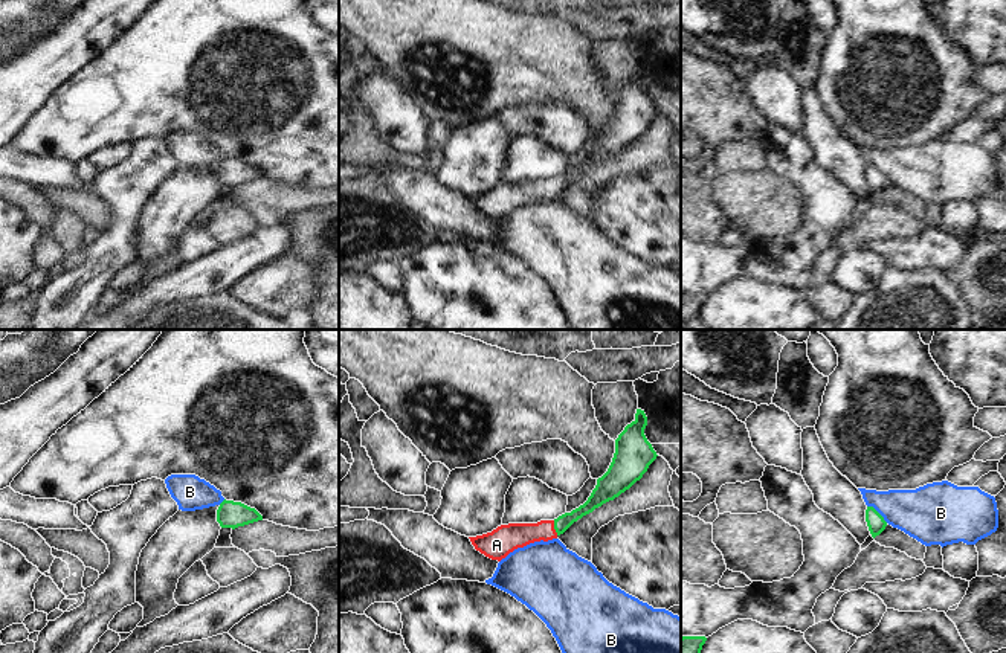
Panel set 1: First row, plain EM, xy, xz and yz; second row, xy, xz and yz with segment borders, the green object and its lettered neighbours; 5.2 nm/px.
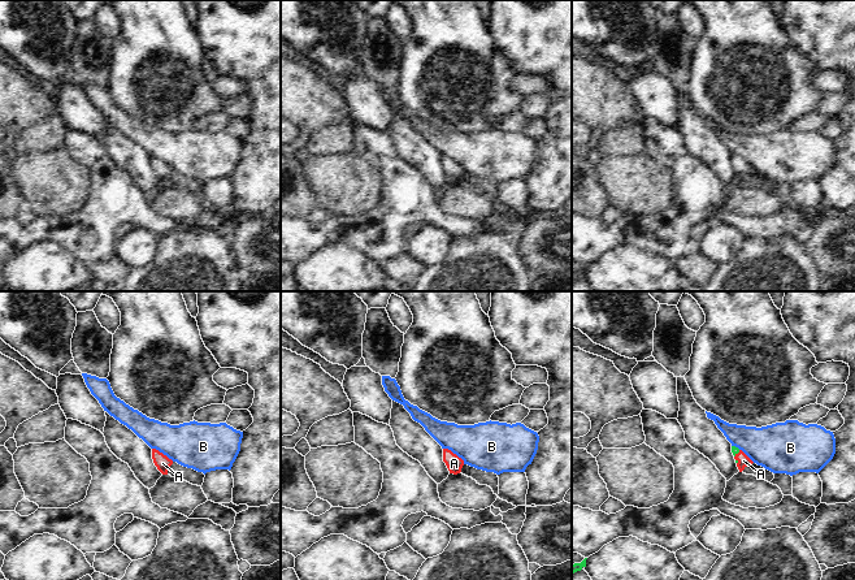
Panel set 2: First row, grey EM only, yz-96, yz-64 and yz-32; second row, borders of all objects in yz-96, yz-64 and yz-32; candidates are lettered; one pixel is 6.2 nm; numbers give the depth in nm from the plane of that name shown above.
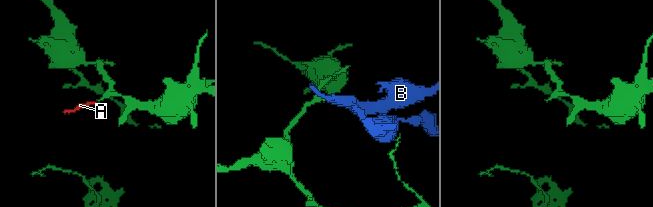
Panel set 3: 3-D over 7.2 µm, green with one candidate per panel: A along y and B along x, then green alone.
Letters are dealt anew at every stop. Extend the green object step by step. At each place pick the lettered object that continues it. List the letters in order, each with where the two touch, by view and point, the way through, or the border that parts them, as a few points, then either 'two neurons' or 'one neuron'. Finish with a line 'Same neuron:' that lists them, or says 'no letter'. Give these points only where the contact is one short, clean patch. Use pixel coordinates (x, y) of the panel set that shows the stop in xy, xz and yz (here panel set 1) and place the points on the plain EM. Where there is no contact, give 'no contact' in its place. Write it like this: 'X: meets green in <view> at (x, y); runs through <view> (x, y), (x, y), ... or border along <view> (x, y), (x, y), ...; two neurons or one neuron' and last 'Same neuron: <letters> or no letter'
A: meets green in xz at (554, 186); runs through xz (565, 179), (554, 186), (509, 196); one neuron
B: meets green in yz at (878, 171); border along yz (867, 164), (887, 180); two neurons
Same neuron: A

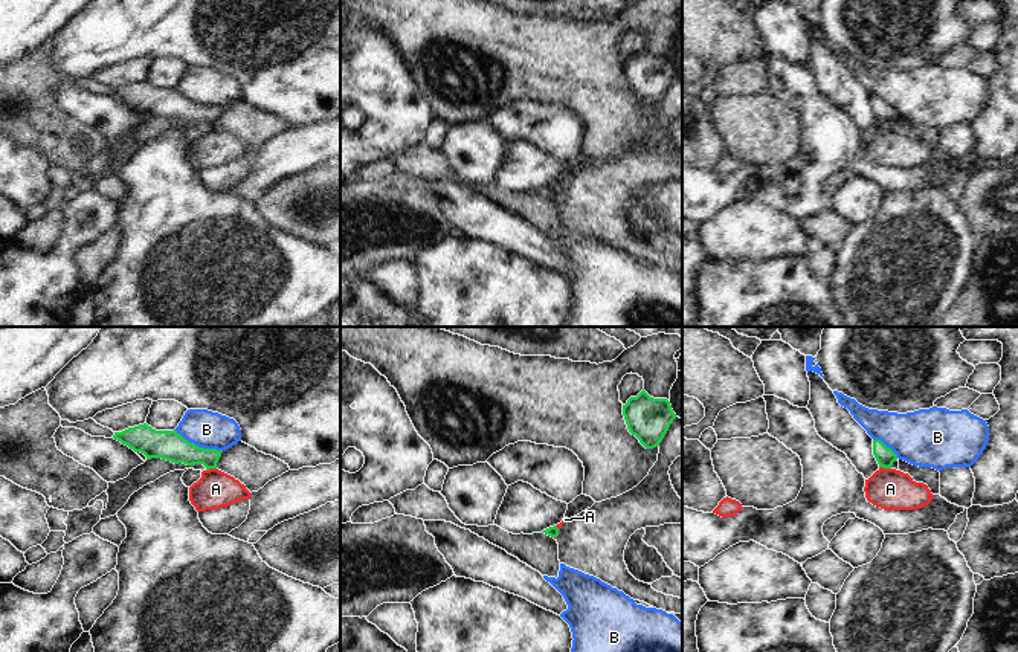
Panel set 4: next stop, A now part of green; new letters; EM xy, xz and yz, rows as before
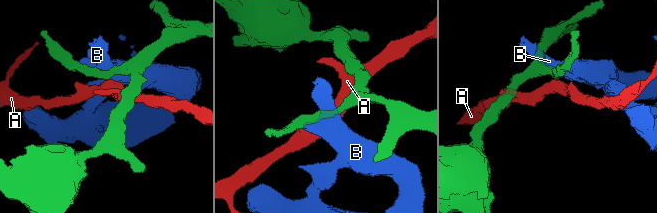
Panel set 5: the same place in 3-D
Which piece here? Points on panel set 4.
A: meets green in yz at (885, 125); border along yz (879, 124), (890, 127); two neurons
B: meets green in xy at (197, 104); two neurons
Same neuron: no letter

